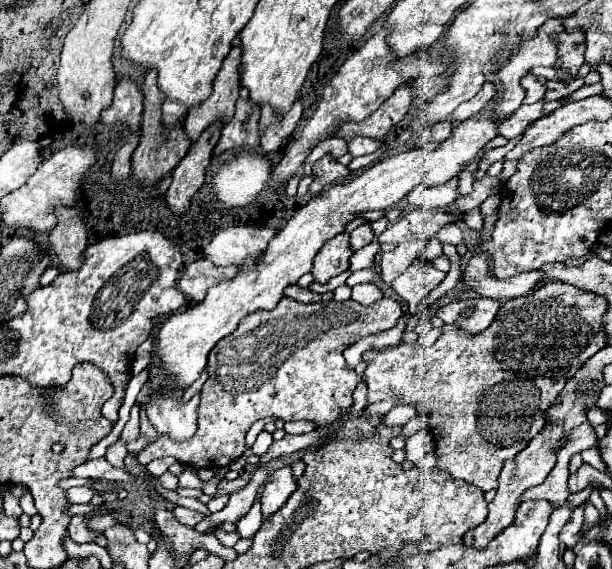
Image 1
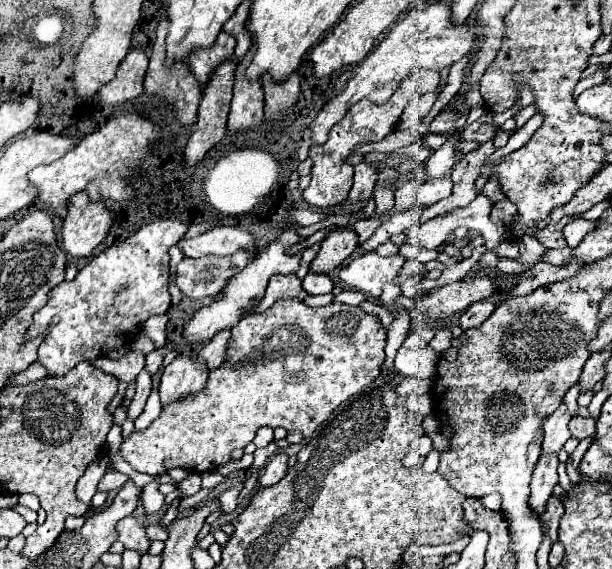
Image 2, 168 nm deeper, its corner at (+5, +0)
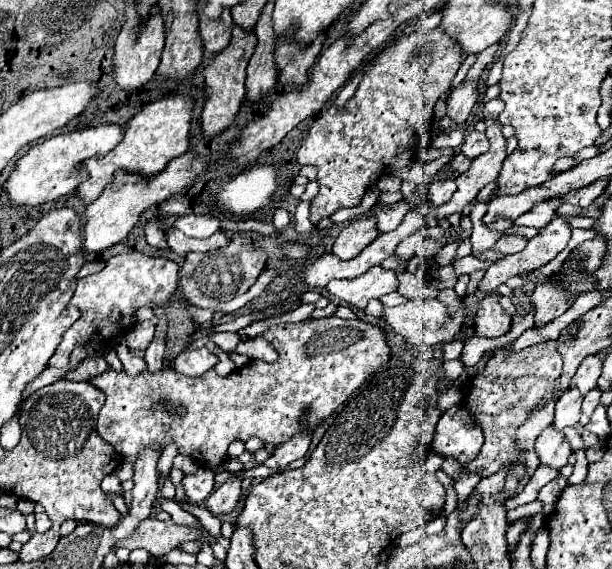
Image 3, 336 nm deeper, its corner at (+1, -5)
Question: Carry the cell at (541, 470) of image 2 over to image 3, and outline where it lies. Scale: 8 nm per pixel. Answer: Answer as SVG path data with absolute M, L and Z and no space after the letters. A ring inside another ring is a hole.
M548 427L538 439L536 439L536 455L540 459L540 465L546 465L550 469L562 469L568 463L568 457L572 455L572 449L560 431L552 431Z

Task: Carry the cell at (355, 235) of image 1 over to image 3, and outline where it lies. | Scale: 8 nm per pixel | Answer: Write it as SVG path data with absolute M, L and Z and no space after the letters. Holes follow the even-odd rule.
M398 201L398 203L394 203L394 205L386 205L386 207L382 207L378 213L376 213L376 229L378 229L378 233L388 233L388 231L394 231L398 225L400 225L400 221L404 219L404 215L406 215L406 211L410 209L410 205L406 203L406 201Z

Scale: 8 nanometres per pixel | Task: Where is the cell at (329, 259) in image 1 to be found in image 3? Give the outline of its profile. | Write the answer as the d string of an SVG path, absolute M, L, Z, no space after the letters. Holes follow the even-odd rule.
M358 219L350 225L346 225L338 239L332 245L332 253L340 259L352 259L356 257L366 245L370 245L378 237L376 231L376 219Z

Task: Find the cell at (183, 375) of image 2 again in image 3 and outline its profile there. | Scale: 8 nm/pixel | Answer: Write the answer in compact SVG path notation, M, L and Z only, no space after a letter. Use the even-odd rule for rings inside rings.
M206 347L202 349L192 349L192 351L184 351L174 359L174 371L182 373L182 375L190 375L190 377L198 377L204 375L208 369L212 369L216 365L218 357L214 353L210 353Z

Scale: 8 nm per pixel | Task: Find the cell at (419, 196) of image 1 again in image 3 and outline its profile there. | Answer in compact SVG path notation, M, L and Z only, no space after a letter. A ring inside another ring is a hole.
M436 179L428 189L428 199L432 205L442 205L448 203L448 199L452 199L454 191L456 191L454 179Z

